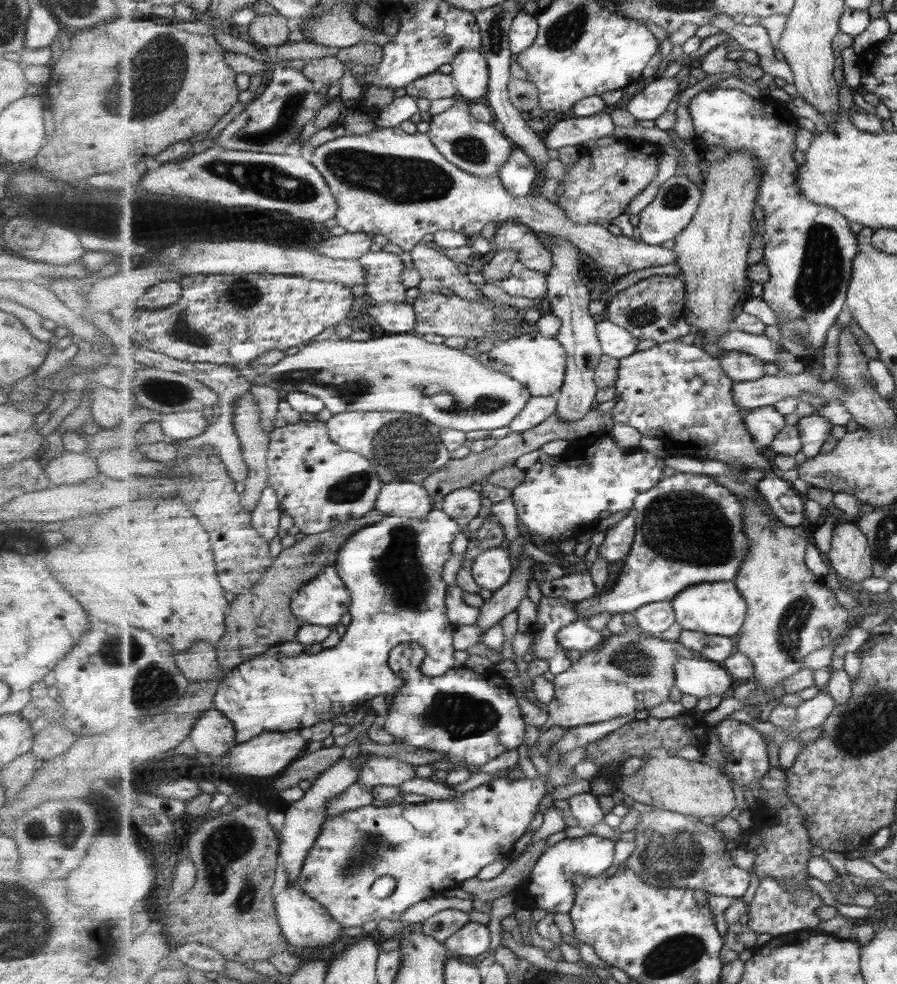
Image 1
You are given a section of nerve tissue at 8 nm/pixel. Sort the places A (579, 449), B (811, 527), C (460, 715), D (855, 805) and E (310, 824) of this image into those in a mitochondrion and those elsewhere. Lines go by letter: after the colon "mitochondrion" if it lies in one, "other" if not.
A: other
B: other
C: mitochondrion
D: other
E: other

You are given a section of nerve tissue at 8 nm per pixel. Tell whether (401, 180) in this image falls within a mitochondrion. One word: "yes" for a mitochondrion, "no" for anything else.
yes

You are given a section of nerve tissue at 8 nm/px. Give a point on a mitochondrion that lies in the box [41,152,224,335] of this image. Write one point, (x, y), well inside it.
(125, 219)

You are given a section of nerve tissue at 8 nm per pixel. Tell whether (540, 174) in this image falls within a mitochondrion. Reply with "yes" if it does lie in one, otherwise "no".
no

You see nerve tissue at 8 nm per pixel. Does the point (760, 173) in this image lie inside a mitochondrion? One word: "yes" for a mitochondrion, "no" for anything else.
no

